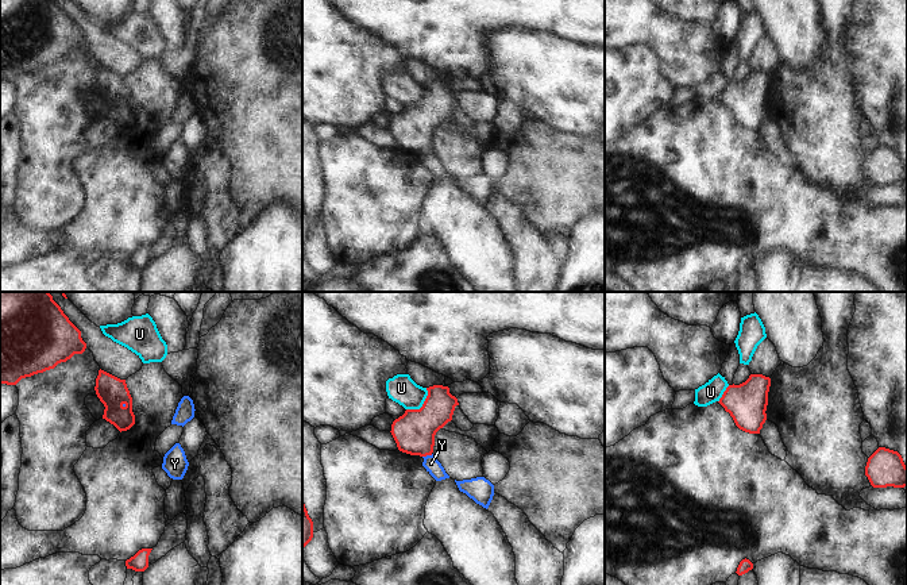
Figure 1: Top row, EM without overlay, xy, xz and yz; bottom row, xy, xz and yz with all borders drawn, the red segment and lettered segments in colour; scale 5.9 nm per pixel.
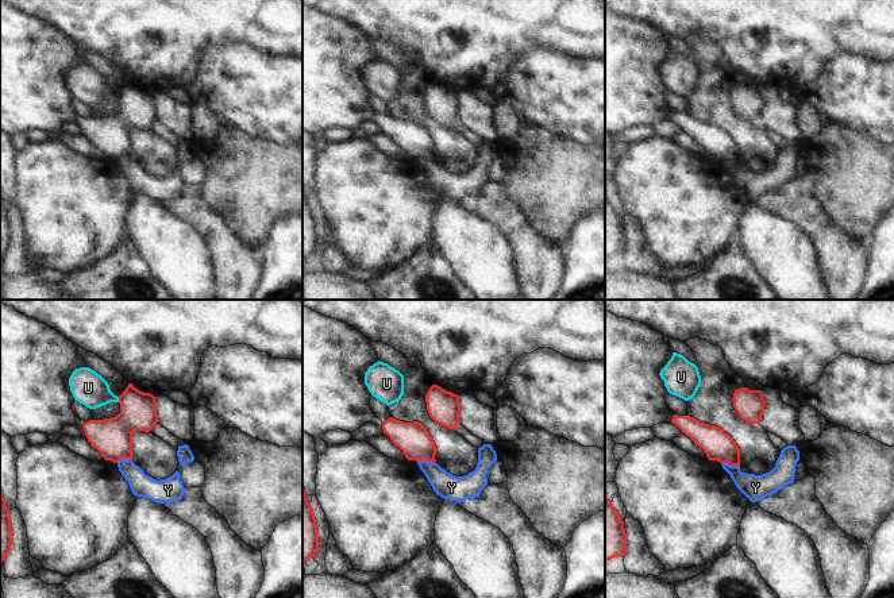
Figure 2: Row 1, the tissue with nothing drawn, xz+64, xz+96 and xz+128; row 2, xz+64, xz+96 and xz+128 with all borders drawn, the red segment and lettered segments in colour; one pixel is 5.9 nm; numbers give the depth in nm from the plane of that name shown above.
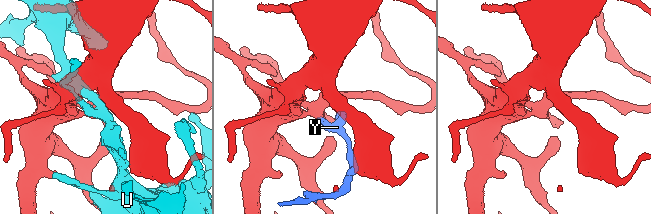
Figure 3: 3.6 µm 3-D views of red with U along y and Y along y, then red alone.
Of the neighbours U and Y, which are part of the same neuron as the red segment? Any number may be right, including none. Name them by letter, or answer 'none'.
none

